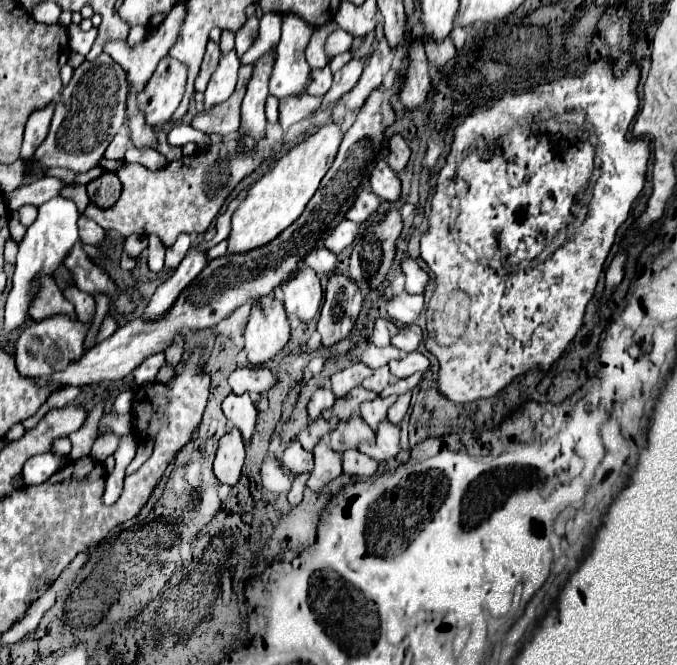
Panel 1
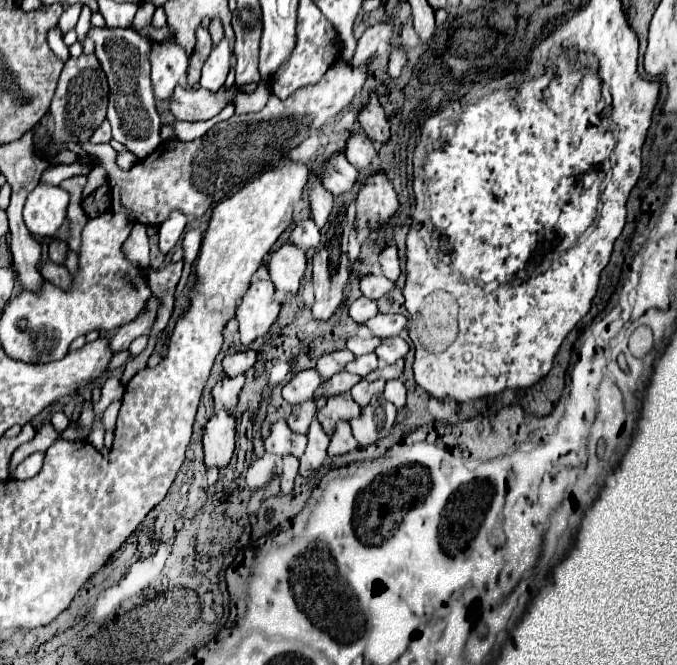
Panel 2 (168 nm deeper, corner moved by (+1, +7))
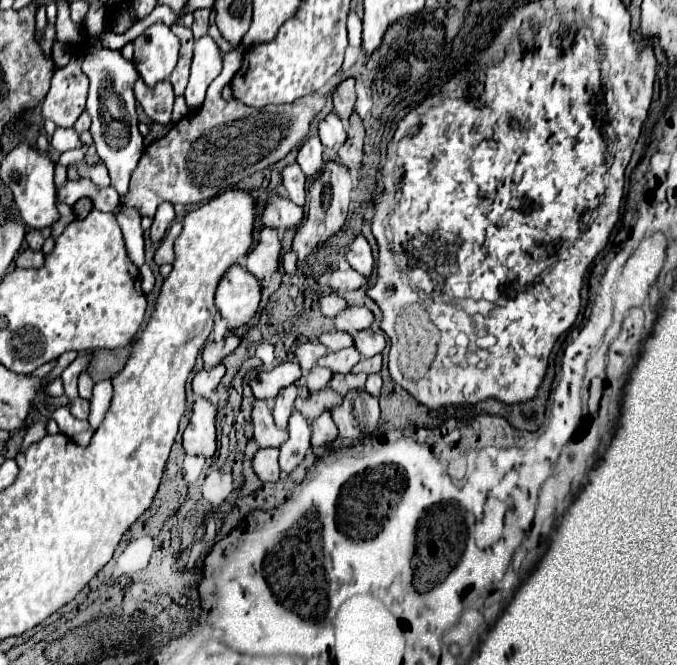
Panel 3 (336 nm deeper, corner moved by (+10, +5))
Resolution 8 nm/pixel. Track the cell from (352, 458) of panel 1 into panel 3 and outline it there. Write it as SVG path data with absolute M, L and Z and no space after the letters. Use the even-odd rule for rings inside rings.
M323 411L317 419L311 421L311 445L319 447L319 445L327 445L331 441L335 441L337 437L337 427L329 415L329 411Z

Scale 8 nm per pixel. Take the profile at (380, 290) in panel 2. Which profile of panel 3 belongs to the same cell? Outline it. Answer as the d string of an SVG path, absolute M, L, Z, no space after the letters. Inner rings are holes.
M333 269L329 275L329 287L335 291L355 291L361 285L367 283L365 277L361 277L357 271L353 269Z

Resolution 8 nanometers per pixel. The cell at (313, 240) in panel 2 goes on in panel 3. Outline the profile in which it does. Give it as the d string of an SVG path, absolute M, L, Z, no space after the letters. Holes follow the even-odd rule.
M269 197L261 211L263 225L269 225L273 229L289 229L295 225L301 225L303 221L303 209L289 201L287 197Z

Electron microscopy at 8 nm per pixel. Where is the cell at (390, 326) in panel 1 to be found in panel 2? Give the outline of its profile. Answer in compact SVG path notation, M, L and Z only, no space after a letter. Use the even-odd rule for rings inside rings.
M360 297L360 299L356 299L356 301L350 305L350 317L352 317L356 323L366 323L366 321L372 319L374 315L378 315L378 305L376 305L376 301L372 301L372 299Z

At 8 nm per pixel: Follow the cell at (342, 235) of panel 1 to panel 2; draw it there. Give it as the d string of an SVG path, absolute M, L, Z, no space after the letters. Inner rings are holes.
M314 185L310 189L310 203L312 203L312 219L314 219L314 223L320 229L324 229L330 223L332 211L336 207L336 199L322 185Z

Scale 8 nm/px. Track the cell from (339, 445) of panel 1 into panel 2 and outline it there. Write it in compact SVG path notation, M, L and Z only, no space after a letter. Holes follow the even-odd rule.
M346 393L330 397L328 405L318 411L318 421L324 427L326 435L332 435L338 421L352 421L358 419L358 415L360 415L358 403L354 403L354 399L350 399L350 393Z

